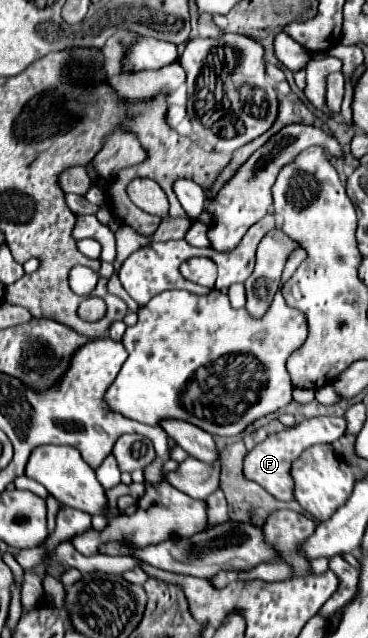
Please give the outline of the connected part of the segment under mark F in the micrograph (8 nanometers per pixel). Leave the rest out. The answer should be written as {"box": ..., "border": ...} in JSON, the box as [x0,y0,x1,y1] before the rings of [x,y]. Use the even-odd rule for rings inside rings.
{"box":[244,416,346,502],"border":[[[318,416],[318,418],[308,418],[292,428],[286,428],[278,434],[268,436],[264,442],[256,444],[246,456],[244,456],[244,476],[258,483],[276,500],[280,502],[290,502],[294,500],[294,482],[290,476],[290,466],[292,460],[296,460],[302,450],[306,450],[312,444],[318,442],[334,442],[346,432],[346,418],[332,418],[332,416]]]}

